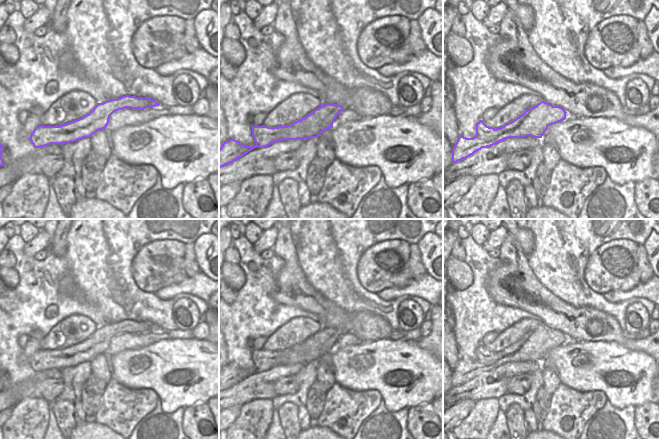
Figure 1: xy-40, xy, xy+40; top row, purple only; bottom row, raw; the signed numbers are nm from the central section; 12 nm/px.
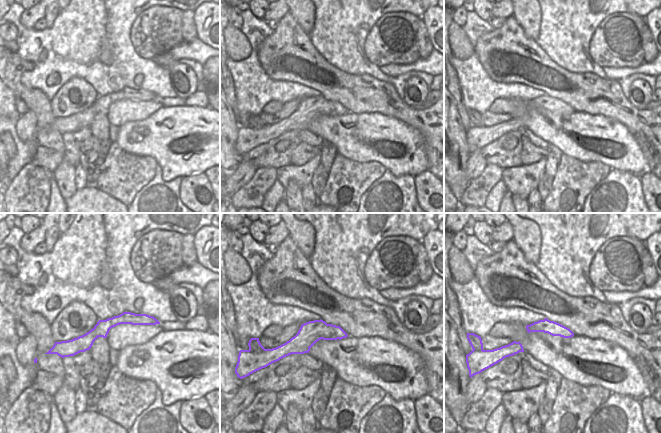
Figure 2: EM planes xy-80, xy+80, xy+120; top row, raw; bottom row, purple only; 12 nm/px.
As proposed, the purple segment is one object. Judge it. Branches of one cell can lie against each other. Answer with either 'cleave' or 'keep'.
cleave

